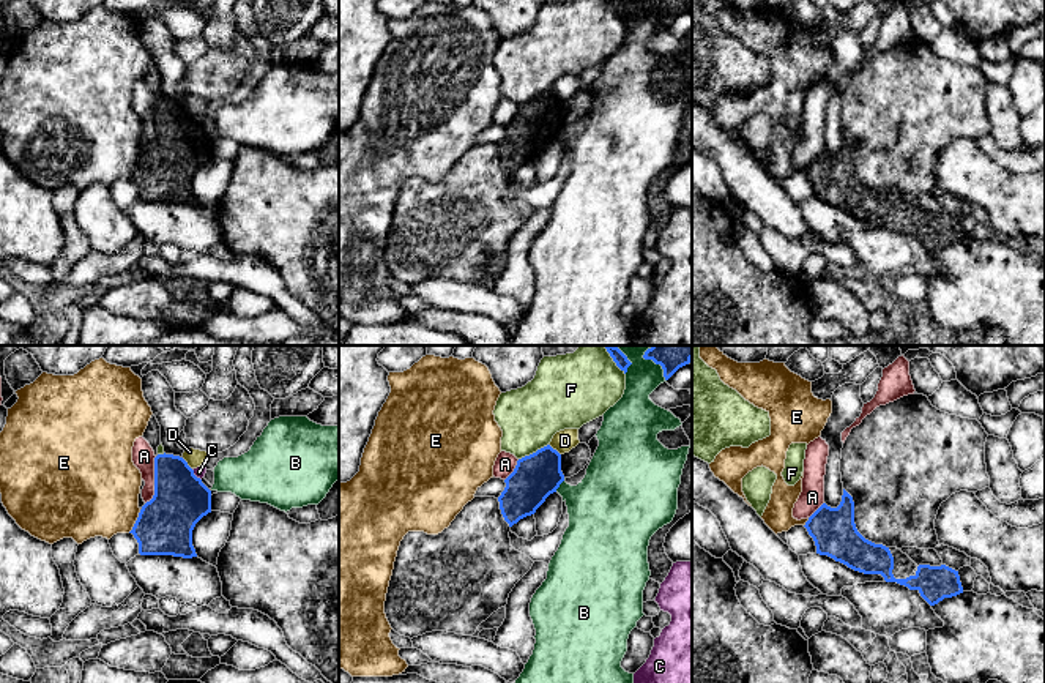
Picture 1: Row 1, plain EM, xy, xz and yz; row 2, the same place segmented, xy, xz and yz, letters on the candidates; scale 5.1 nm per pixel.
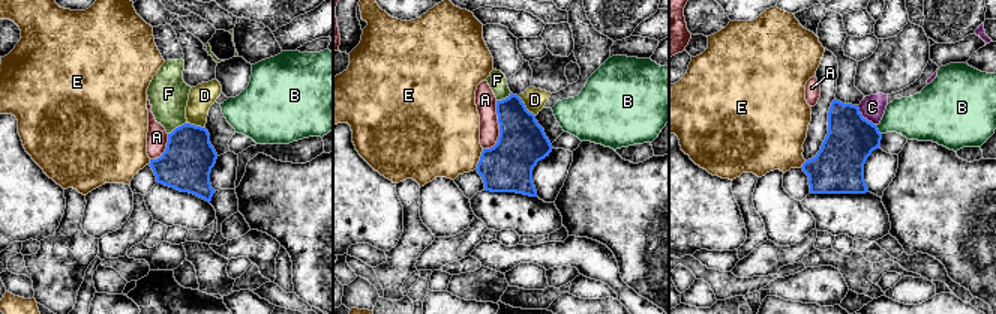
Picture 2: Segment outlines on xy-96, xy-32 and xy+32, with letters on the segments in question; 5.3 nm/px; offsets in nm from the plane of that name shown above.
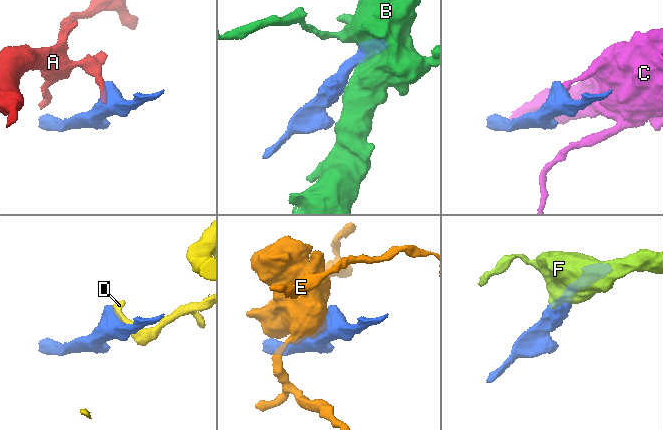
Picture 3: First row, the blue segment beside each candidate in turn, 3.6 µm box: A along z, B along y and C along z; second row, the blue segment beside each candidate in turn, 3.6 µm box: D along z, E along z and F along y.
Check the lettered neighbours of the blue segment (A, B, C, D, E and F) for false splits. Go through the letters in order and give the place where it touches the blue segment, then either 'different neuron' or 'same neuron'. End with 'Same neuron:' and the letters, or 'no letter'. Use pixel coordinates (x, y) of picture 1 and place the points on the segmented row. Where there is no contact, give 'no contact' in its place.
A: xy (155, 480) | different neuron
B: xz (560, 483) | different neuron
C: xy (194, 475) | different neuron
D: xy (186, 464) | different neuron
E: xy (136, 521) | different neuron
F: xz (533, 453) | different neuron
Same neuron: no letter

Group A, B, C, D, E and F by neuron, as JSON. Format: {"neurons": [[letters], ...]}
{"neurons": [["A"], ["B"], ["C"], ["D"], ["E"], ["F"]]}

